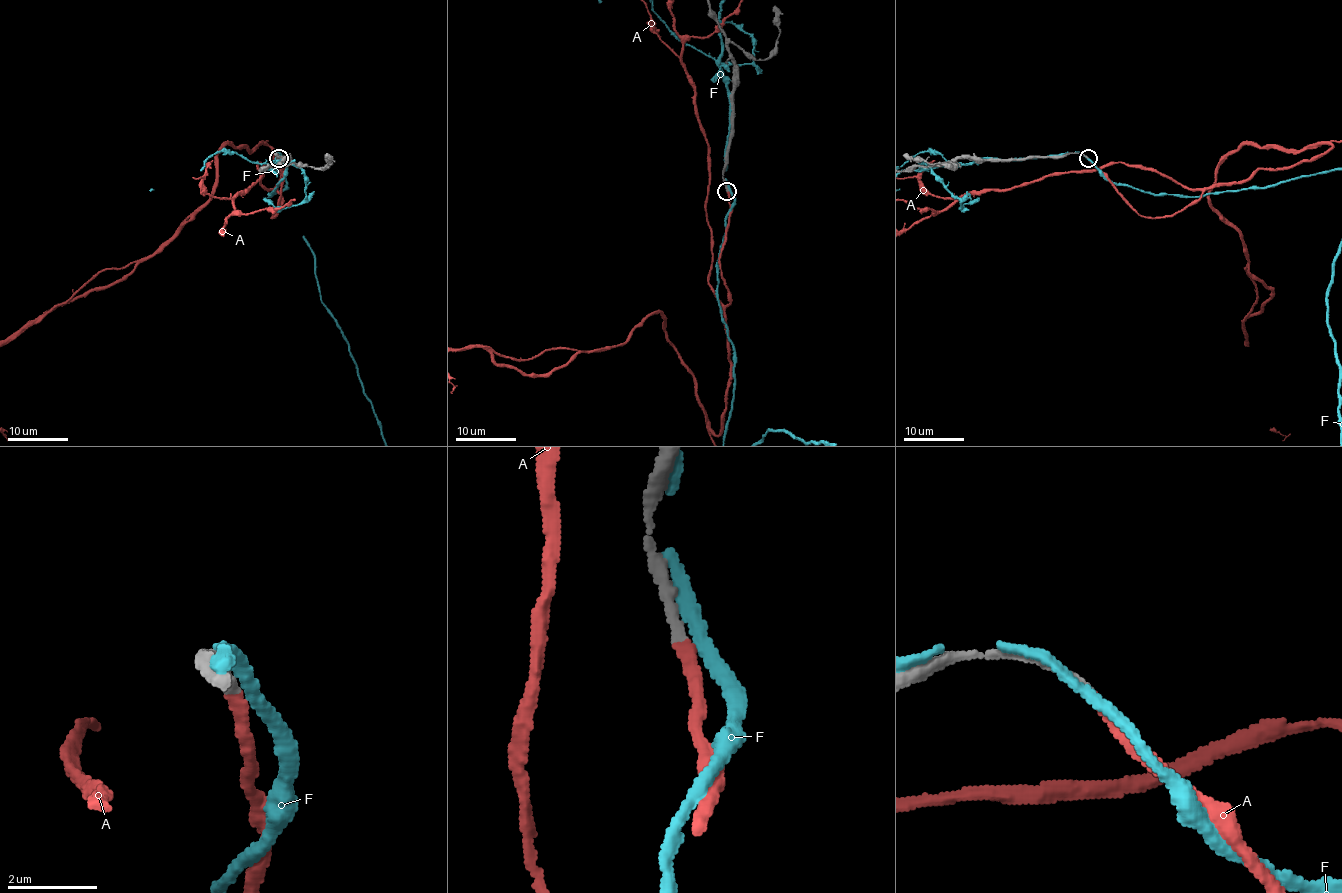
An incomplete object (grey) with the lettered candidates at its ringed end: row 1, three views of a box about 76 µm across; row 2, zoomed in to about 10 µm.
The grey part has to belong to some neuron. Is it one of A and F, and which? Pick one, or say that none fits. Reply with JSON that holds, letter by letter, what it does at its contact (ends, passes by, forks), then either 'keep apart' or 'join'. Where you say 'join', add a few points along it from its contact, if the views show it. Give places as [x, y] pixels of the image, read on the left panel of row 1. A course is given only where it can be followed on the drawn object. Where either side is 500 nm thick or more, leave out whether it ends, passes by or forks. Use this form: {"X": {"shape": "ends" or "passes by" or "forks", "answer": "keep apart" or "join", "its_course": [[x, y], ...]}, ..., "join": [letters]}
{"A": {"shape": "ends", "answer": "join"}, "F": {"shape": "ends", "answer": "keep apart"}, "join": ["A"]}

